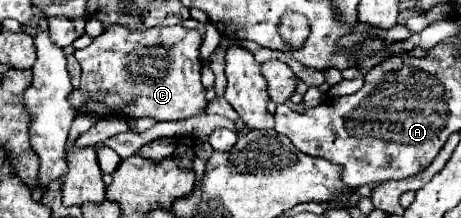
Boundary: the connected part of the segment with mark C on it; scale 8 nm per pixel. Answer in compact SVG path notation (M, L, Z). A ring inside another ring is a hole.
M182 25L172 27L152 27L146 31L130 31L126 27L108 27L102 35L92 39L84 49L78 49L74 57L82 67L82 81L76 91L70 95L70 105L80 113L90 113L98 117L118 115L124 119L152 117L156 121L180 121L202 113L208 105L206 91L200 83L200 35L196 29L186 29Z

